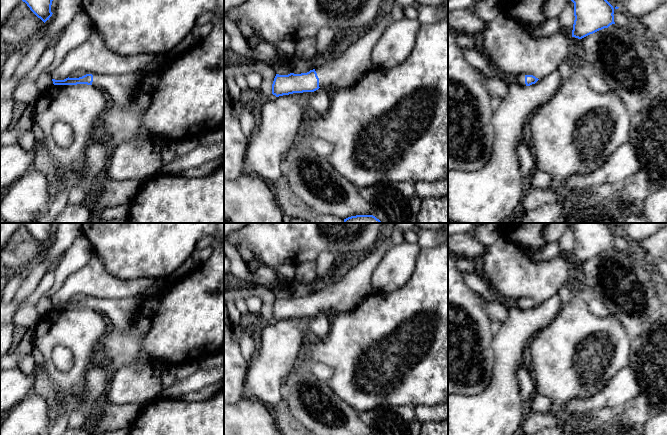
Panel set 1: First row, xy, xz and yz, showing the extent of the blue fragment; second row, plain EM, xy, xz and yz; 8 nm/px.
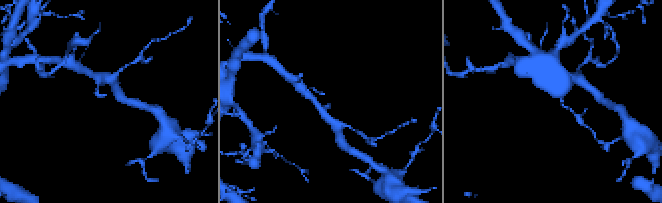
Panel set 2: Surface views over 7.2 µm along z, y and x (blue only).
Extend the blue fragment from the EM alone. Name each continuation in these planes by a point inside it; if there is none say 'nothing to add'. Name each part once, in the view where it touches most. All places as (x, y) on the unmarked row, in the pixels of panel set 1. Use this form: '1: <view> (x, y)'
1: xz (357, 285)

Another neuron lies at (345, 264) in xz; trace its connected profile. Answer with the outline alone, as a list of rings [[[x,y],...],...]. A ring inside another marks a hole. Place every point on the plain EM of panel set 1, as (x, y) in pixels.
[[[364,254],[348,255],[338,260],[337,265],[320,286],[334,285],[340,283],[345,276],[363,260]]]

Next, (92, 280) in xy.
[[[94,253],[85,266],[68,275],[63,286],[51,297],[51,301],[64,304],[75,295],[94,299],[127,299],[142,296],[156,280],[115,277],[105,269],[101,259]]]

